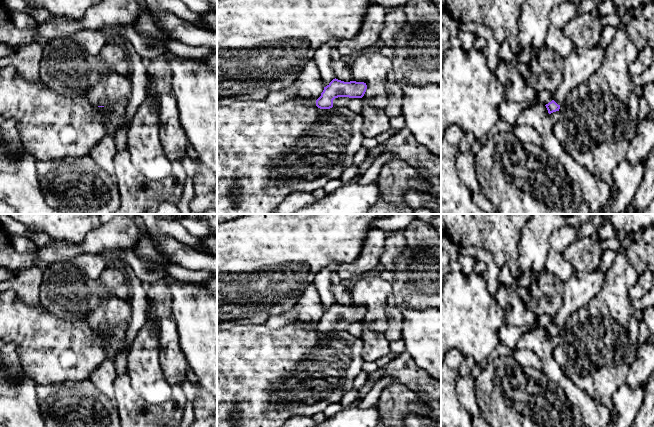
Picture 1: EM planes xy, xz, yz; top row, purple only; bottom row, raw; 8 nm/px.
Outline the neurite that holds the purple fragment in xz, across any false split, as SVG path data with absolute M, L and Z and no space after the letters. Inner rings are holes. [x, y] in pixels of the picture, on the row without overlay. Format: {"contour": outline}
{"contour": "M335 302L324 311L321 320L316 324L316 330L320 333L346 330L353 322L362 322L366 313L364 306L344 306Z"}

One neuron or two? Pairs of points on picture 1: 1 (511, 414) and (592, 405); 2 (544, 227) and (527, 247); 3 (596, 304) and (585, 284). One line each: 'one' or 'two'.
1: two
2: one
3: two

